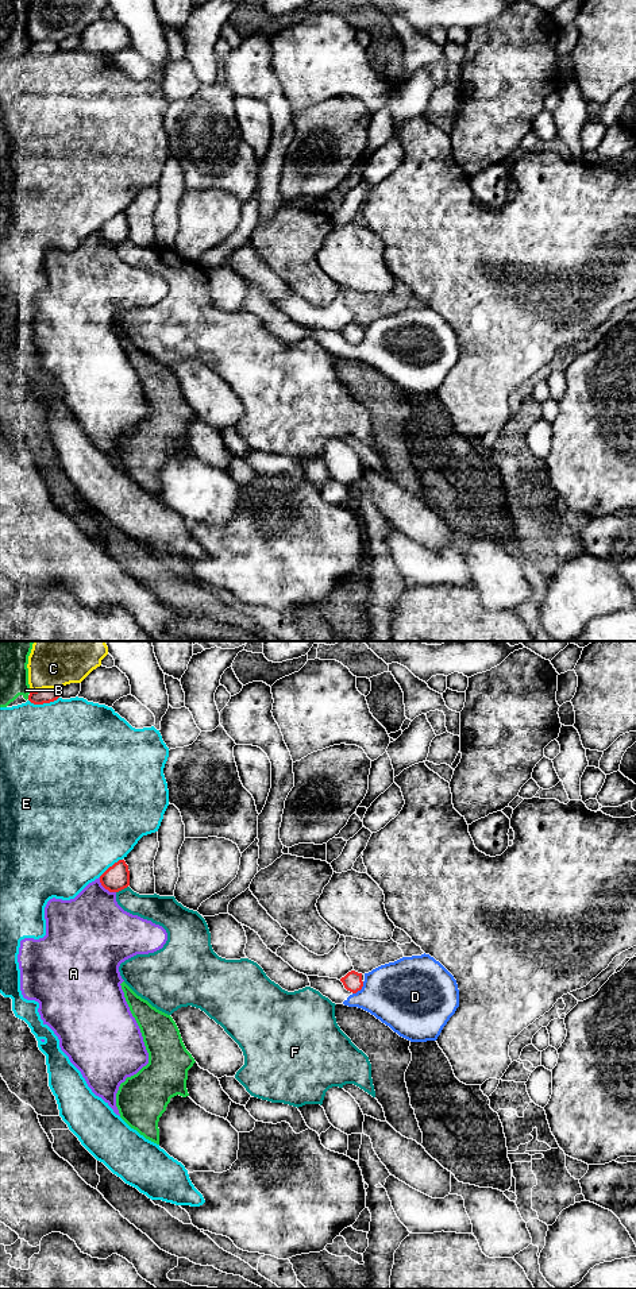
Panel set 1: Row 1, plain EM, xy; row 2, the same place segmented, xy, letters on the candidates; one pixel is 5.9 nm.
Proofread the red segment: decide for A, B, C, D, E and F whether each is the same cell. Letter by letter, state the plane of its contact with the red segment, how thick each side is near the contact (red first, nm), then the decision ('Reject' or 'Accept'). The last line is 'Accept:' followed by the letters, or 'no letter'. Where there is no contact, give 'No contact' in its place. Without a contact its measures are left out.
A: Touches red in xy. Thickness 160 nm (red) against 420 nm. Reject
B: Touches red in xy. Thickness 90 nm (red) against 180 nm. Reject
C: Touches red in xy. Thickness 90 nm (red) against 380 nm. Reject
D: Touches red in xy. Thickness 110 nm (red) against 400 nm. Reject
E: Touches red in xy. Thickness 90 nm (red) against 480 nm. Reject
F: Touches red in xy. Thickness 160 nm (red) against 160 nm. Reject
Accept: no letter

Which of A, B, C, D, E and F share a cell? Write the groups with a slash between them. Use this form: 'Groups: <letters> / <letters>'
Groups: A / B / C / D / E / F

